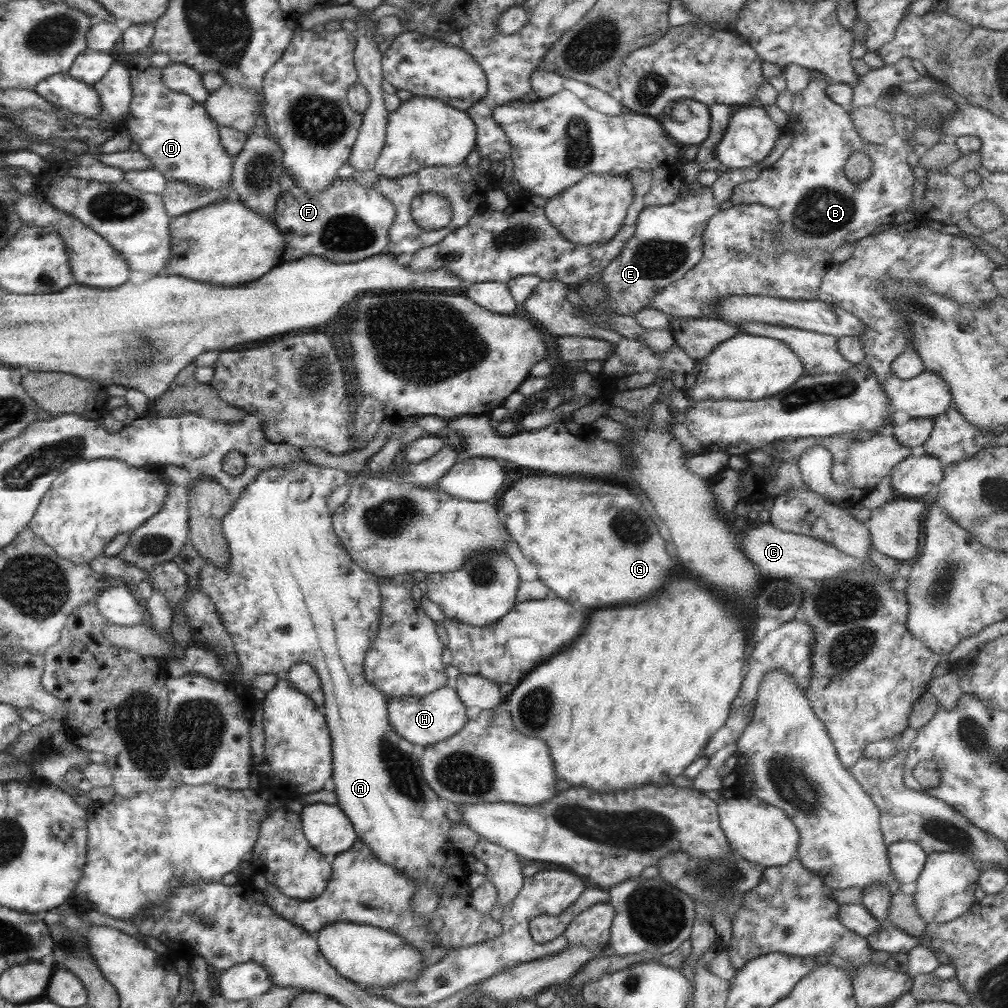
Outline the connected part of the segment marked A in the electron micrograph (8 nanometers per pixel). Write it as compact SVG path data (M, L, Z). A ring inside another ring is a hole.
M310 462L304 463L290 463L286 467L276 468L272 467L270 469L264 469L264 472L257 474L256 479L252 483L248 484L240 497L233 501L232 509L224 515L222 519L222 532L226 543L228 544L228 550L230 550L230 561L228 561L228 567L226 569L220 569L216 565L206 561L204 566L200 568L199 578L202 586L202 592L214 602L214 606L218 608L218 614L220 614L220 620L226 632L230 634L232 642L234 642L234 650L236 650L236 655L238 656L238 661L240 662L240 667L242 667L242 675L240 679L242 682L250 685L252 684L252 677L254 675L276 675L277 677L284 677L288 669L298 663L308 663L316 669L318 672L318 677L320 677L320 682L322 683L322 691L324 691L324 713L325 721L330 733L331 739L331 754L332 754L332 780L334 781L335 789L334 791L338 795L338 807L341 809L354 827L355 833L358 839L364 841L368 848L376 859L384 861L388 865L392 865L395 870L399 870L401 874L405 874L413 882L415 882L416 888L420 887L434 887L436 891L440 891L440 900L438 900L438 906L432 915L429 916L430 924L428 924L428 929L432 929L434 933L434 943L438 946L446 946L448 950L467 947L468 945L481 943L486 940L492 940L492 938L498 938L502 936L502 923L498 920L494 920L489 914L480 914L472 908L472 892L473 890L468 886L467 881L469 875L471 874L470 868L465 864L464 854L456 850L454 844L450 844L447 836L450 833L450 827L452 827L452 822L450 818L446 817L446 812L448 811L448 806L450 802L446 801L444 798L437 796L437 794L426 784L421 776L421 767L419 761L422 756L422 749L416 748L414 744L409 744L399 735L396 735L394 728L390 726L390 718L388 718L388 696L382 694L378 688L374 688L373 684L370 684L366 678L364 678L364 657L368 654L368 649L372 647L372 641L376 639L378 634L378 625L380 625L380 607L382 604L382 598L380 598L380 586L379 578L366 572L363 568L360 568L352 557L348 554L348 551L344 548L344 545L339 542L336 537L332 526L331 512L328 510L328 498L342 484L346 484L348 480L348 472L336 469L336 468L321 468L319 465L313 465ZM290 486L304 486L306 490L310 490L310 496L306 500L298 500L298 498L292 498L290 496Z

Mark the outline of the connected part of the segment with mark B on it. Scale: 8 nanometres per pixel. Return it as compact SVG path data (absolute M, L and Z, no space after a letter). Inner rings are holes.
M810 71L814 73L814 78L802 92L793 95L792 110L789 113L790 122L788 121L787 130L782 130L782 134L790 132L793 137L789 147L779 160L764 167L764 171L756 177L756 180L744 181L734 187L733 196L730 196L728 202L729 205L762 204L776 209L780 219L778 222L780 244L776 246L779 255L801 257L805 256L806 251L812 247L828 249L832 253L845 242L857 241L893 225L913 206L912 189L916 168L912 168L896 149L887 144L876 145L864 142L857 133L849 111L828 98L826 87L831 83L829 79L822 72ZM858 150L863 150L870 157L873 166L871 175L866 180L852 182L844 172L844 164L848 157Z

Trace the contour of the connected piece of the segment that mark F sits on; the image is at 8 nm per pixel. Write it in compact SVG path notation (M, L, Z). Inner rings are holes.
M353 177L337 178L328 188L316 192L306 192L296 186L283 190L272 219L286 240L286 248L282 252L284 262L320 256L342 264L384 253L390 226L396 218L394 203L375 188L362 187Z

